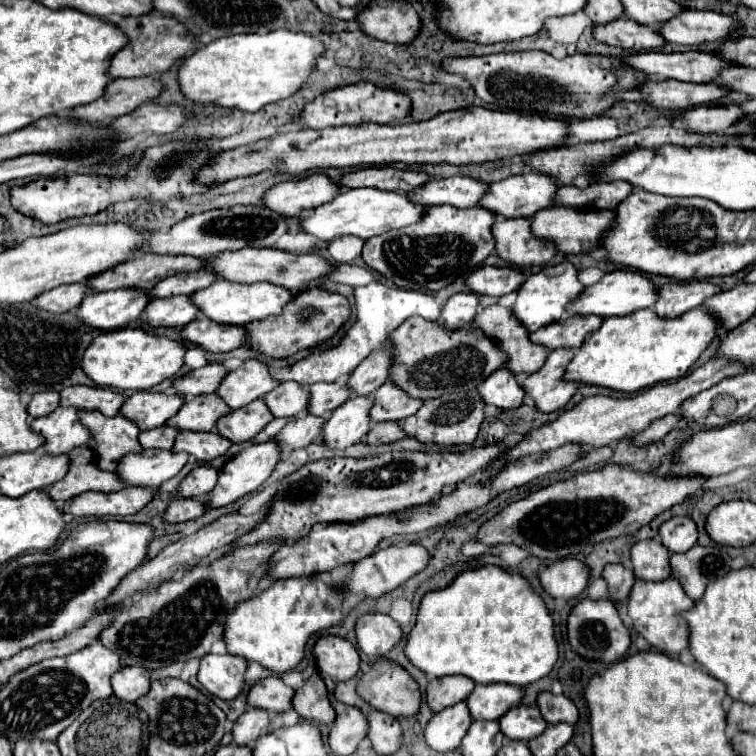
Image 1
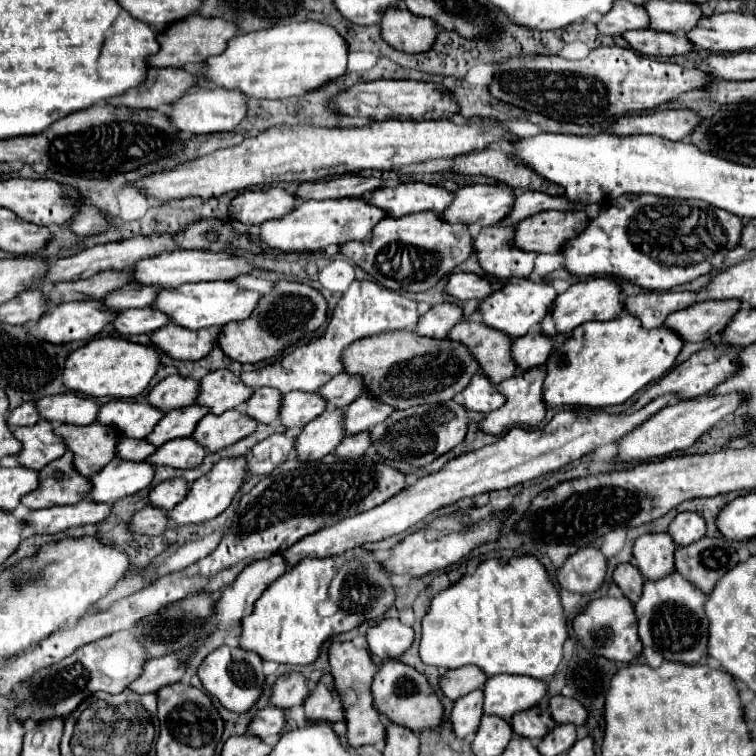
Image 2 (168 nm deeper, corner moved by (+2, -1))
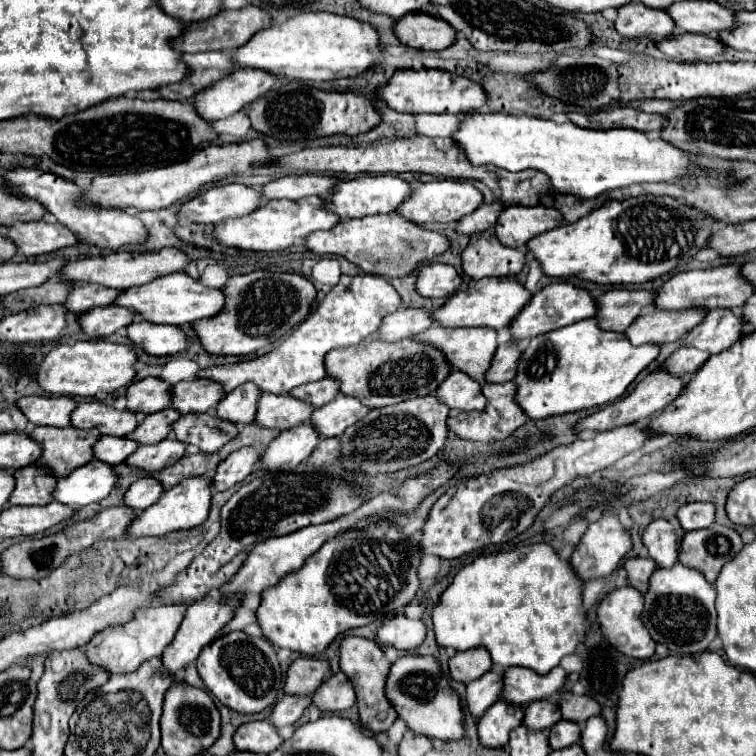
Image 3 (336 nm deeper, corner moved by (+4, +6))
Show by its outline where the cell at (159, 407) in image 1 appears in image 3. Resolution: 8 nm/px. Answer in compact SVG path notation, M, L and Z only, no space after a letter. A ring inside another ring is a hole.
M88 401L88 403L80 403L74 409L72 425L78 429L98 427L102 435L126 437L130 431L138 427L138 419L136 419L136 413L128 409L116 411L114 407L108 407L106 403Z

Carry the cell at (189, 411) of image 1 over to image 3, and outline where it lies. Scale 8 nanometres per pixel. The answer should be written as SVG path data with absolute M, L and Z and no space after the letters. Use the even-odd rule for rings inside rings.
M168 407L168 409L162 409L158 413L152 413L152 415L146 415L142 419L142 423L136 427L136 431L128 433L126 437L132 439L132 441L138 441L142 445L152 445L152 443L160 443L162 439L166 439L172 431L172 423L178 421L182 415L174 409L174 407Z

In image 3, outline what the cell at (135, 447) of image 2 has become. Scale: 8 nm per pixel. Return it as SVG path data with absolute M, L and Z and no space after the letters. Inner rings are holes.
M102 435L102 439L98 439L94 445L94 457L104 459L106 463L118 465L118 463L126 461L136 449L138 449L138 443L132 439Z

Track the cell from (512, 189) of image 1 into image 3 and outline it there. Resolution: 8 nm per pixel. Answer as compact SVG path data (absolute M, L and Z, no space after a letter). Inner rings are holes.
M444 179L444 181L432 181L424 183L418 189L414 189L412 197L400 205L400 213L406 219L414 219L420 225L428 223L458 223L462 217L474 213L484 203L484 195L468 181L456 181L456 179Z

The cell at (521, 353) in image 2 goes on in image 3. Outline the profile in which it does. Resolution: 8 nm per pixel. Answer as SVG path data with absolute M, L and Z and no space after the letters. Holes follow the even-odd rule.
M506 341L496 349L496 355L492 359L492 367L486 375L486 381L490 383L504 383L512 381L518 371L518 361L522 355L522 347L516 341Z

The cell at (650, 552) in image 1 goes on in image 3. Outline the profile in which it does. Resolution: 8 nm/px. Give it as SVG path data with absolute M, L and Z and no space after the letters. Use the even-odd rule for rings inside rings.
M656 519L644 529L642 543L646 545L650 557L656 561L658 567L672 567L674 561L678 559L678 547L682 535L684 529L680 527L680 523L674 521L672 525L666 519Z

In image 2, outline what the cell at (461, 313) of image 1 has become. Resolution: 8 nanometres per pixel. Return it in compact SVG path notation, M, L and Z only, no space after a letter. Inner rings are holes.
M444 302L422 314L414 332L428 338L446 338L446 334L458 320L462 320L462 310L456 304Z

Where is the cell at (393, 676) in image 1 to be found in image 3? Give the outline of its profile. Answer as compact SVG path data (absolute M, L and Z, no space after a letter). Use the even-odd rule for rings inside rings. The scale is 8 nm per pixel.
M422 655L400 657L390 667L386 679L386 697L394 705L398 717L404 719L414 733L420 735L440 733L440 735L430 735L436 739L460 739L464 735L464 725L462 725L464 715L460 709L460 699L450 689L448 679L434 657L422 657Z

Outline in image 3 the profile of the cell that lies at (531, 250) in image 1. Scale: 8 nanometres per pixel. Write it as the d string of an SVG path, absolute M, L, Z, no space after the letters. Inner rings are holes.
M482 231L470 237L462 253L462 267L472 279L518 275L524 269L526 253L526 249L504 247L494 231Z

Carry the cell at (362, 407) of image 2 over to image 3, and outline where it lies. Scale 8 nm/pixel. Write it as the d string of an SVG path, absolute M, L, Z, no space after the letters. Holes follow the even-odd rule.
M338 395L332 403L326 403L320 409L316 409L310 421L320 431L322 437L338 437L340 433L344 433L346 427L364 419L368 411L370 407L362 405L356 397Z

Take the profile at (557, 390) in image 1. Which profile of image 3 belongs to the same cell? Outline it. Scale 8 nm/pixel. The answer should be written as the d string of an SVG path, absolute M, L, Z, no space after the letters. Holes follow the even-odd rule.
M506 381L506 383L486 383L482 387L488 405L482 411L468 411L468 413L452 413L448 419L448 429L454 431L462 439L472 439L472 441L496 441L496 439L506 439L514 429L524 425L528 417L516 403L516 383Z

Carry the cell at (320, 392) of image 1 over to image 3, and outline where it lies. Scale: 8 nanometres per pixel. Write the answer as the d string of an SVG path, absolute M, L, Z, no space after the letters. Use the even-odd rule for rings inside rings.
M262 393L258 401L256 423L270 429L290 429L300 423L308 423L314 407L308 401L296 399L292 395L272 395Z

